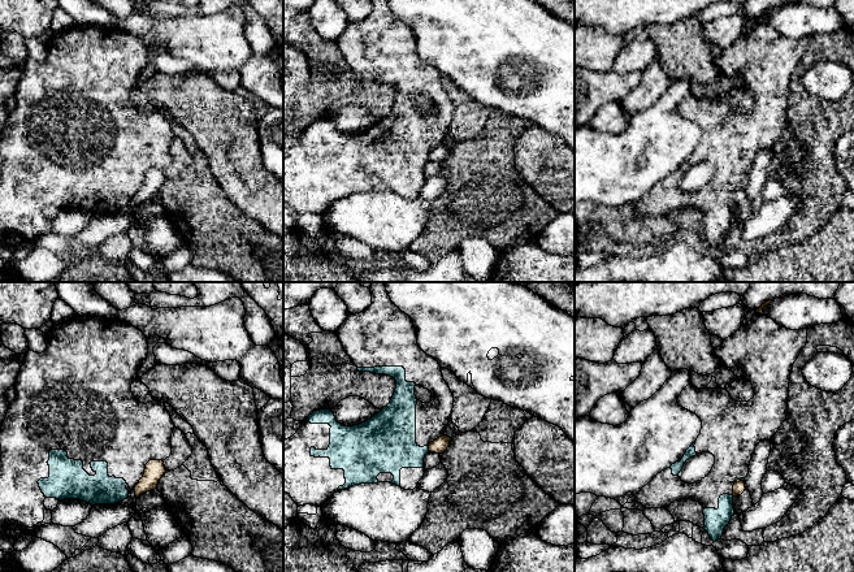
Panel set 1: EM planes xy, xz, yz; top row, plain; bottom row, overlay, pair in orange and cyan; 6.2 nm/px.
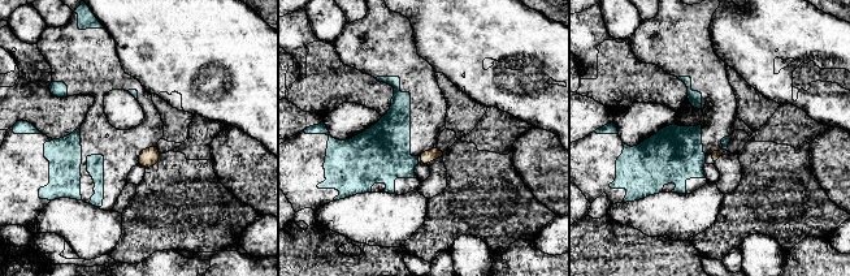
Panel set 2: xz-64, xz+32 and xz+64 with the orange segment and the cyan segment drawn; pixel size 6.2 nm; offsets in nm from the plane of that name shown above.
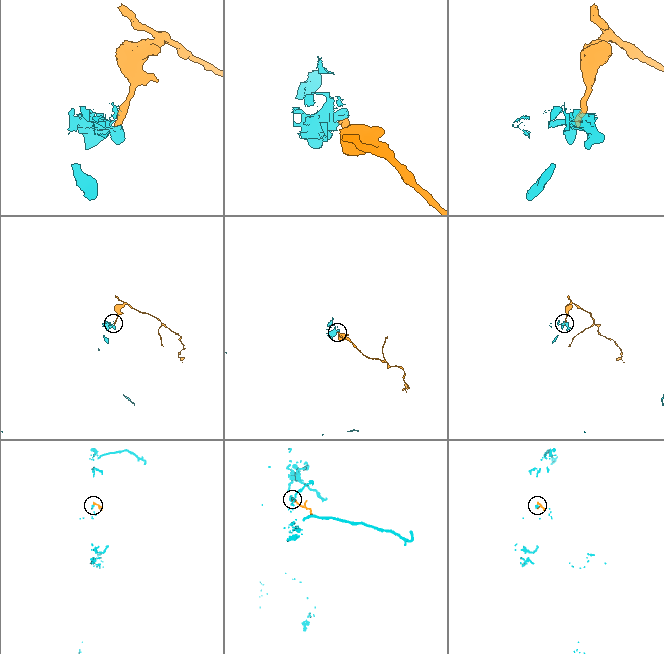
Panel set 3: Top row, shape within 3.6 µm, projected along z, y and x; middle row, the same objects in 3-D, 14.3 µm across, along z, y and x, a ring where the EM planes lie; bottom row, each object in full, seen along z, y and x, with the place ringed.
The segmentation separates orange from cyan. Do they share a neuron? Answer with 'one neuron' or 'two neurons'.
two neurons

